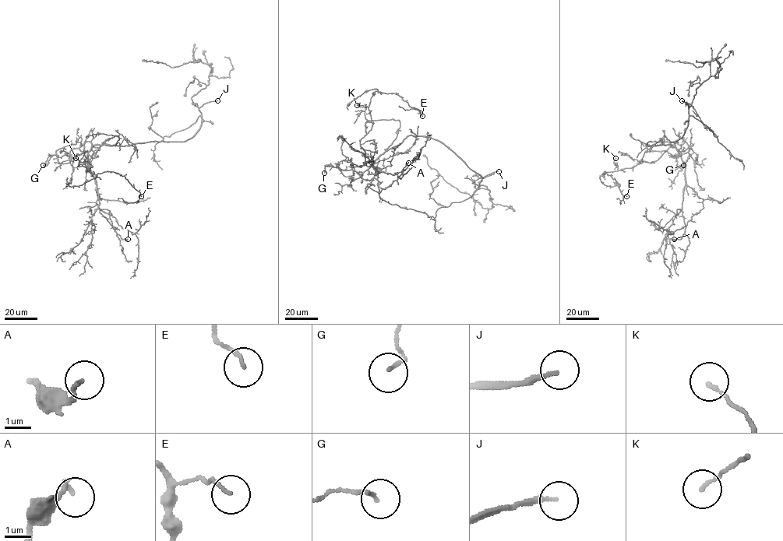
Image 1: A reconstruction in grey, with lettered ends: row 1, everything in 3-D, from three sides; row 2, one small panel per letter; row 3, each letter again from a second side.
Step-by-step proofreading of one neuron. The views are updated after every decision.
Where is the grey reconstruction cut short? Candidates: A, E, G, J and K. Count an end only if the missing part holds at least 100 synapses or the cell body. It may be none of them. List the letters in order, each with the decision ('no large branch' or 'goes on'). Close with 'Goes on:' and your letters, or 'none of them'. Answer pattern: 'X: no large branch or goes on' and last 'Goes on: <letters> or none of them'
A: no large branch
E: no large branch
G: no large branch
J: goes on
K: no large branch
Goes on: J

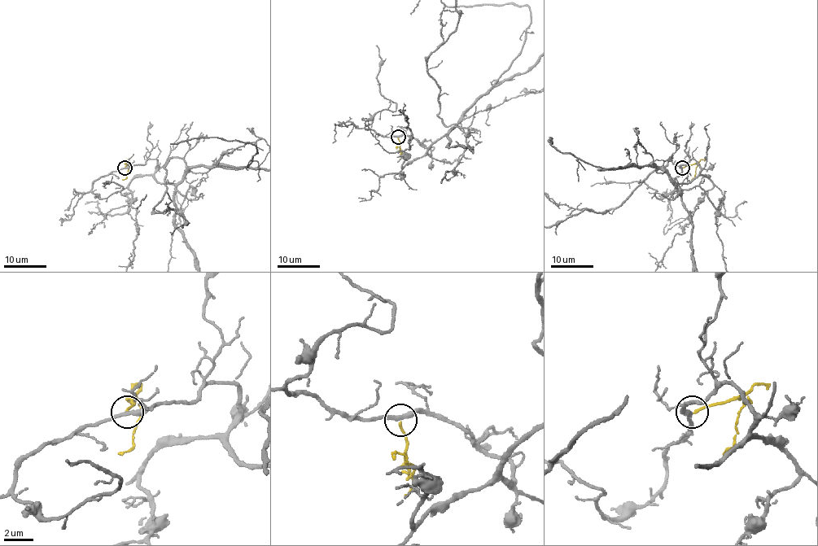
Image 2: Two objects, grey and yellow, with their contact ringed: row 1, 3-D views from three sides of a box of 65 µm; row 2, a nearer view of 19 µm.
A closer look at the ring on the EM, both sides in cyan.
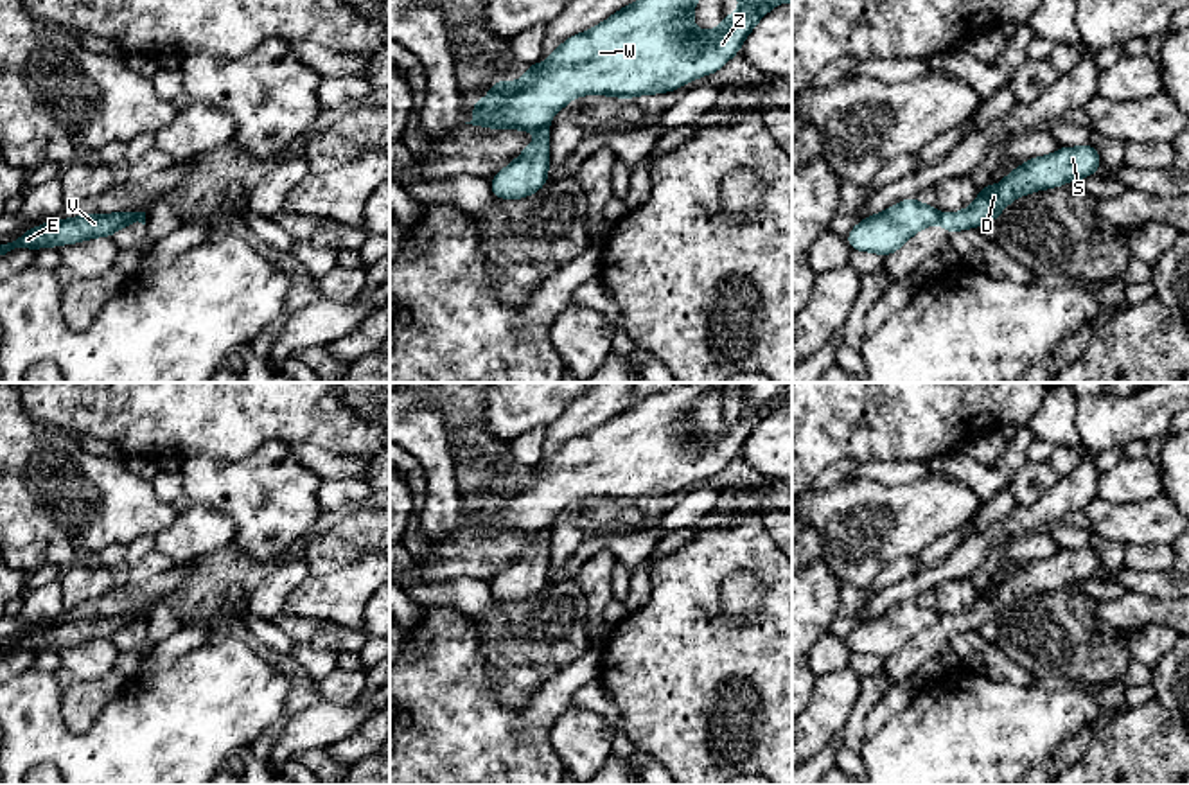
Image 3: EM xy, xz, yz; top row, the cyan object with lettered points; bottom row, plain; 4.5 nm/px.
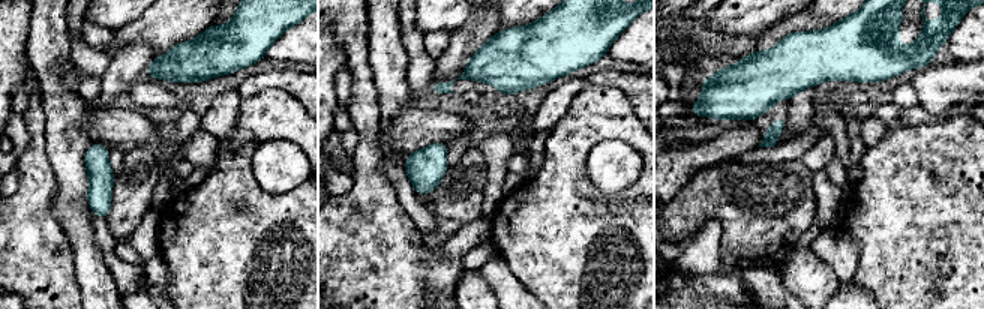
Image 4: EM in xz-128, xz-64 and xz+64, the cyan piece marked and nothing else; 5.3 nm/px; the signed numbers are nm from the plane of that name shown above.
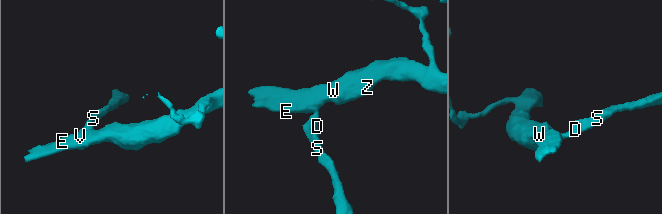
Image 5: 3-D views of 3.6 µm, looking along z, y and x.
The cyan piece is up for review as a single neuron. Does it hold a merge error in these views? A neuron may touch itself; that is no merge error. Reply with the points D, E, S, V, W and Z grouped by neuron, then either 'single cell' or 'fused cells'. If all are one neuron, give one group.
D S / E V W Z | fused cells

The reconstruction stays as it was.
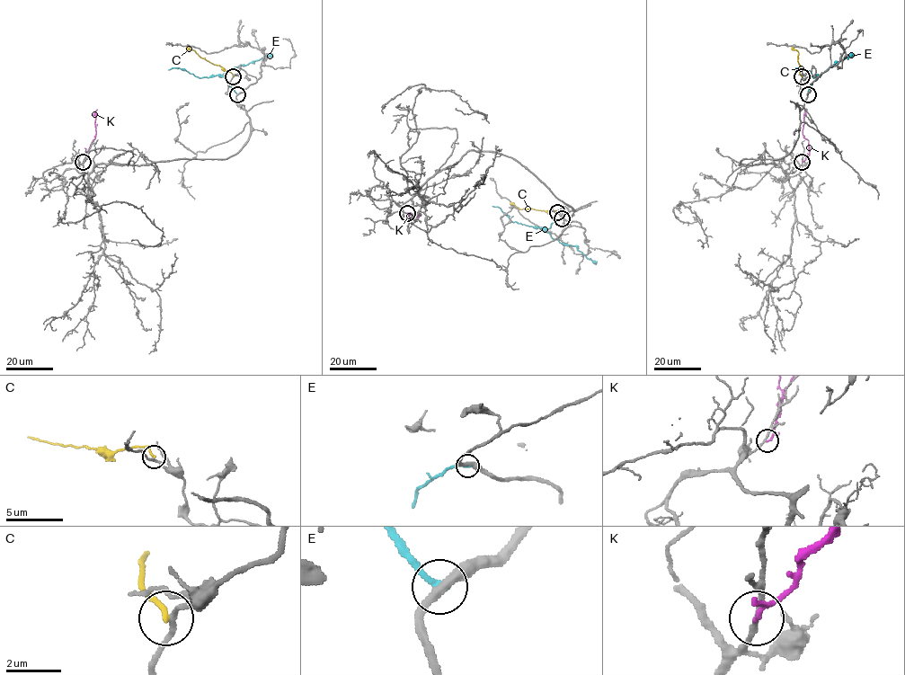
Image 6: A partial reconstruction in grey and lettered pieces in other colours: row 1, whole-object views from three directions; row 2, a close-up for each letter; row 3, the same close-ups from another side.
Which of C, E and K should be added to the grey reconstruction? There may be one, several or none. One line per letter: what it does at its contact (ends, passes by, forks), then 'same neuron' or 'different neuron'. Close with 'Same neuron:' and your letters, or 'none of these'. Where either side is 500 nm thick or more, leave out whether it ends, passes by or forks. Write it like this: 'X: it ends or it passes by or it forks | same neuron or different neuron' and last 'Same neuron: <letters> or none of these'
C: it ends | different neuron
E: it ends | different neuron
K: it passes by | different neuron
Same neuron: none of these

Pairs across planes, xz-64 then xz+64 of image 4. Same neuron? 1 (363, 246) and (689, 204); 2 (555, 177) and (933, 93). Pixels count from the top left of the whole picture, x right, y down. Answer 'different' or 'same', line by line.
1: different
2: different

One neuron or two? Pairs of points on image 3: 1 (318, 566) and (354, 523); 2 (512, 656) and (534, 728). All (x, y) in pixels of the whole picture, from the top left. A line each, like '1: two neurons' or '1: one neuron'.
1: one neuron
2: two neurons

